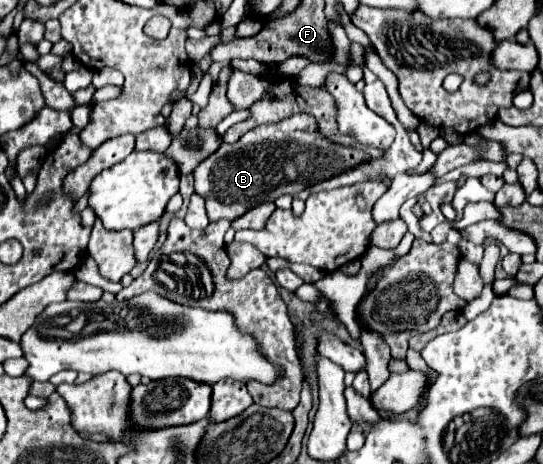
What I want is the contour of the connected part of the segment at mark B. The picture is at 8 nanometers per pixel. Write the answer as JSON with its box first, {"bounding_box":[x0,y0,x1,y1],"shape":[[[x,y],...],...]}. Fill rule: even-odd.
{"bounding_box":[194,112,372,222],"shape":[[[298,112],[296,116],[288,116],[286,120],[280,120],[276,124],[262,124],[250,132],[246,132],[238,142],[234,144],[222,144],[214,156],[206,158],[196,170],[194,170],[194,186],[196,186],[196,194],[204,198],[206,202],[206,212],[210,222],[216,220],[236,220],[238,216],[242,216],[244,212],[248,212],[250,208],[254,208],[256,204],[262,202],[274,202],[278,196],[282,194],[298,194],[314,184],[320,184],[324,180],[330,180],[346,170],[352,170],[364,162],[370,162],[372,158],[352,146],[342,146],[342,144],[334,144],[332,140],[326,140],[326,136],[322,136],[318,132],[318,124],[310,114]]]}

